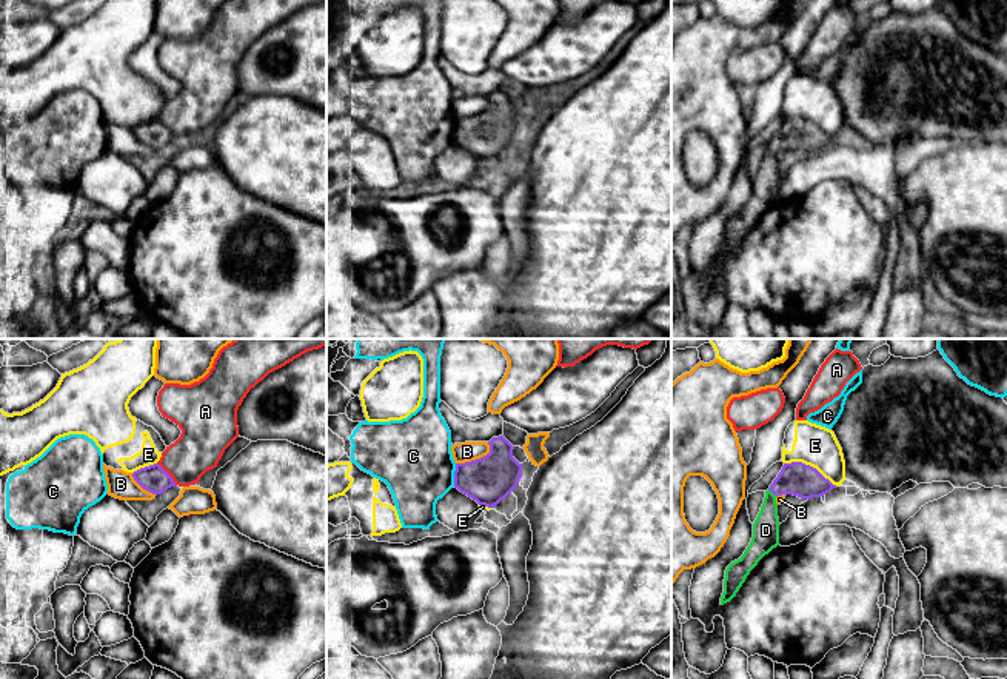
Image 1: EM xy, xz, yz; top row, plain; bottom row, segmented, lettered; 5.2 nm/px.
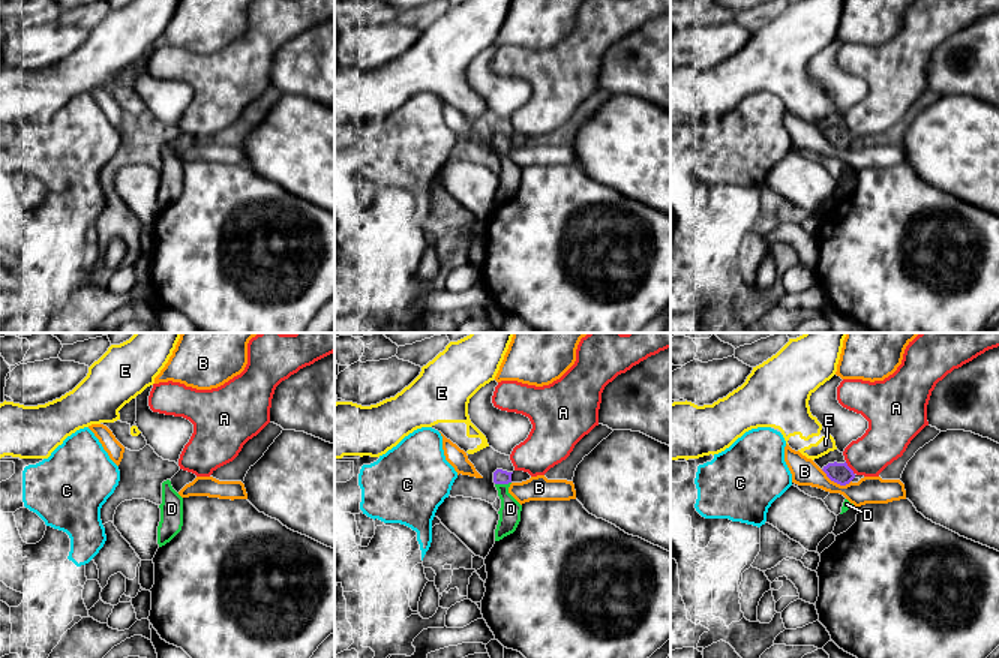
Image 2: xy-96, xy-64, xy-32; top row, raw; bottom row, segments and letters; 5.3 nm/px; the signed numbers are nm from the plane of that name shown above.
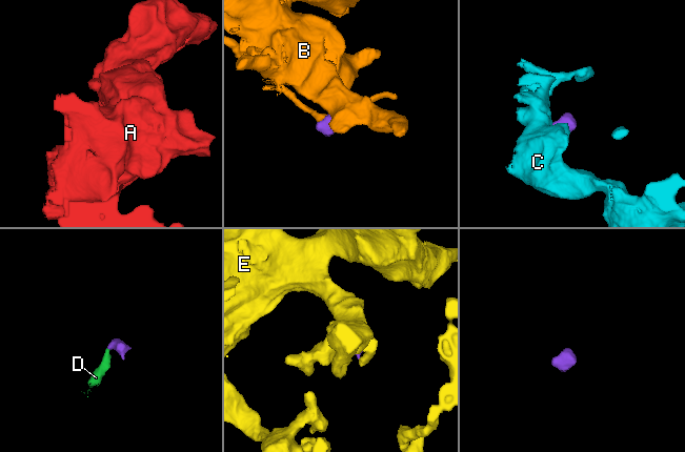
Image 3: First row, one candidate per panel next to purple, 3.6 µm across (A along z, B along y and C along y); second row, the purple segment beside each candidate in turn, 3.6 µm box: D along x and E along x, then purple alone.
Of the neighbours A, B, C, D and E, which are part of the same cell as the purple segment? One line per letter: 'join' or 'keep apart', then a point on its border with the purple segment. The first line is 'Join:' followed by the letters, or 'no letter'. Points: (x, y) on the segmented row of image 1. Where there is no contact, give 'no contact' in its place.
Join: D
A: keep apart | xy (167, 473)
B: keep apart | xz (476, 459)
C: keep apart | xz (454, 474)
D: join | yz (773, 493)
E: keep apart | yz (809, 465)

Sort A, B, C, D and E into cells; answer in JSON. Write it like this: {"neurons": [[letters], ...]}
{"neurons": [["A"], ["B"], ["C"], ["D"], ["E"]]}

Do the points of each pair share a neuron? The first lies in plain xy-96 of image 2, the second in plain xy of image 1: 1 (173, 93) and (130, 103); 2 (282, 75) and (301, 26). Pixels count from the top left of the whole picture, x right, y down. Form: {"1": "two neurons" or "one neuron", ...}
{"1": "two neurons", "2": "one neuron"}

